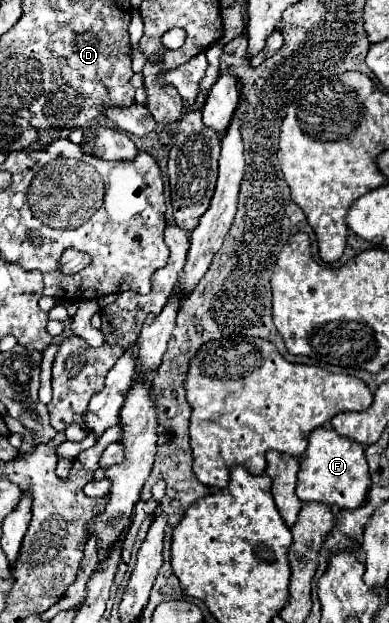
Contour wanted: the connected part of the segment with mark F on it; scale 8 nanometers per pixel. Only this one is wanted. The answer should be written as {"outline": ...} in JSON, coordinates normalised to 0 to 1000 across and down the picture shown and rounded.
{"outline":[[[851,685],[805,689],[789,708],[789,724],[769,734],[774,750],[763,759],[758,795],[769,795],[774,804],[820,804],[866,817],[928,814],[943,801],[943,788],[954,778],[933,717],[871,698]]]}

